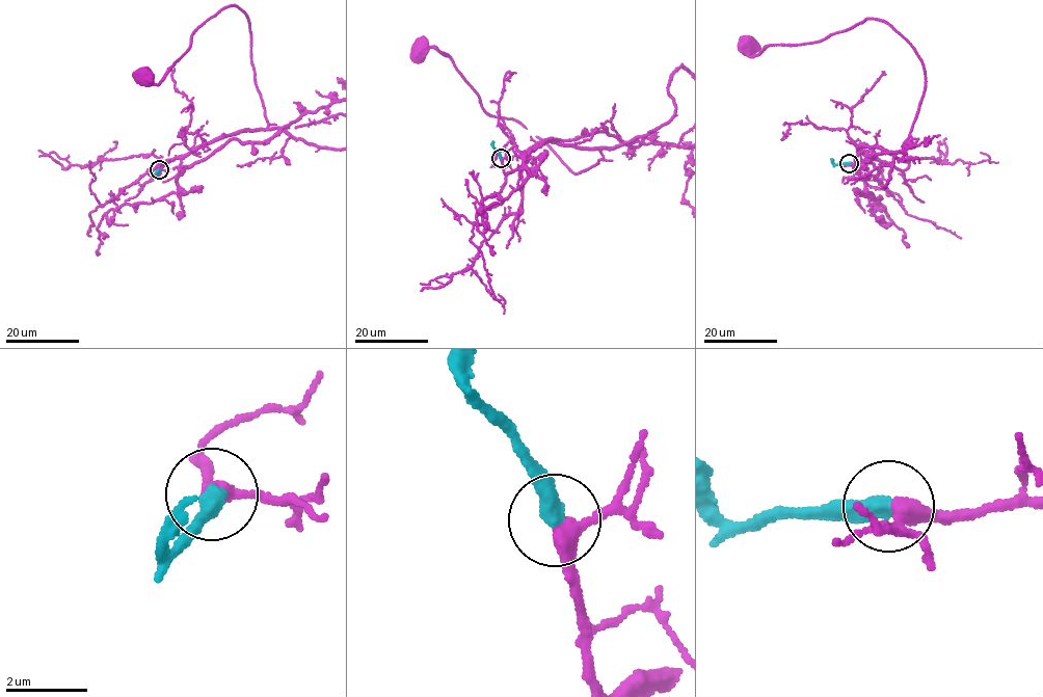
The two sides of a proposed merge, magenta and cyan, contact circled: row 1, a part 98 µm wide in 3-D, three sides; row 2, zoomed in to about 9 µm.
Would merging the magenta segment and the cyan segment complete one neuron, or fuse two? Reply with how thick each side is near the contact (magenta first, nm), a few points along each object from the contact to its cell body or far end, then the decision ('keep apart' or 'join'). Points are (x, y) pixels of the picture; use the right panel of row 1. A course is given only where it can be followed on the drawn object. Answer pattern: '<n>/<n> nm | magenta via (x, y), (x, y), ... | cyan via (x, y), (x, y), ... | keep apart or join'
360/480 nm | magenta via (849, 163), (870, 160), (860, 146), (903, 150), (925, 85), (914, 47), (870, 18), (751, 56), (750, 45) | cyan via (849, 163), (834, 164), (830, 158) | join

